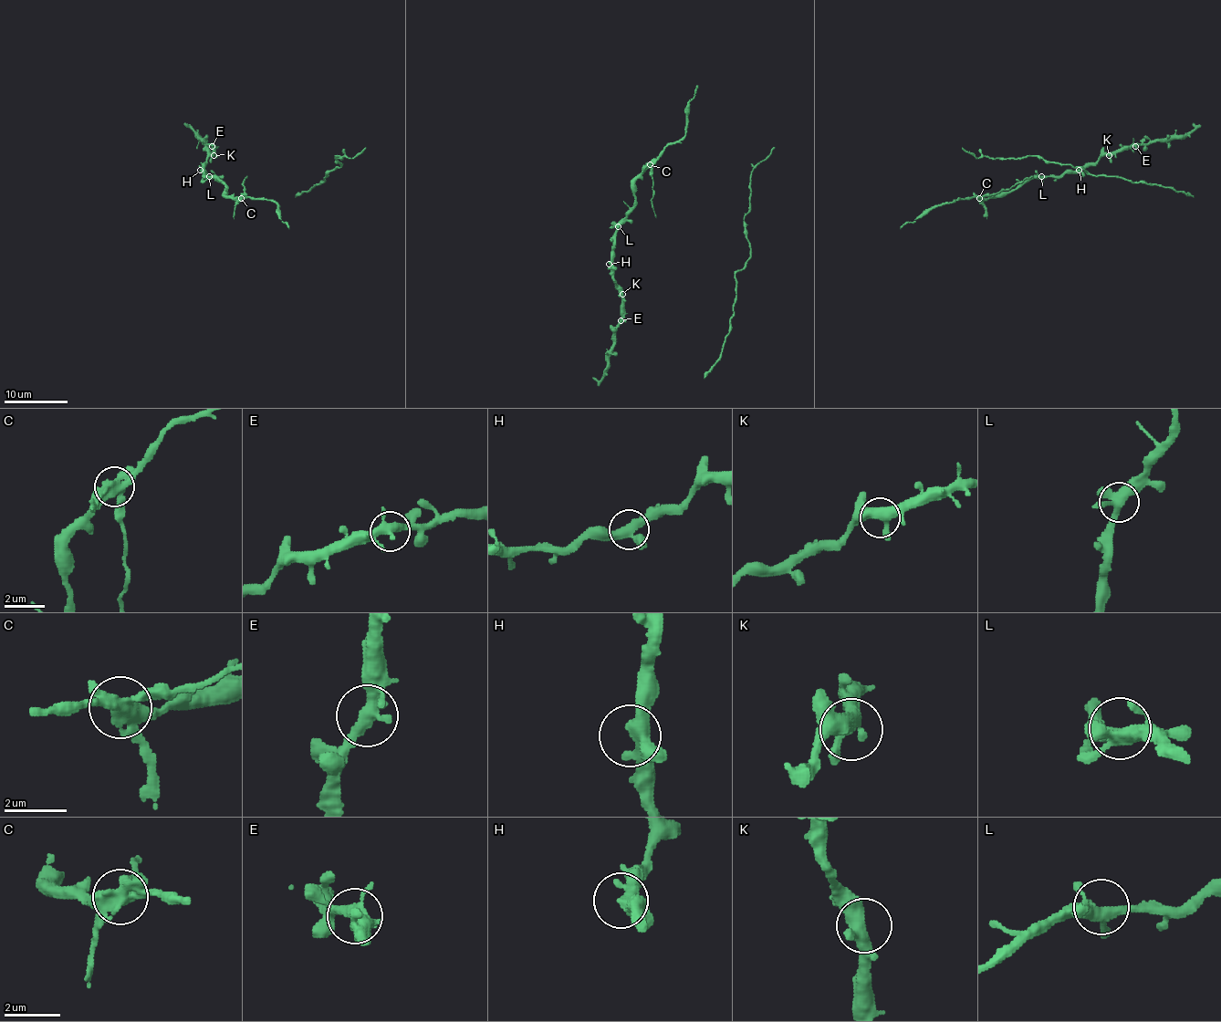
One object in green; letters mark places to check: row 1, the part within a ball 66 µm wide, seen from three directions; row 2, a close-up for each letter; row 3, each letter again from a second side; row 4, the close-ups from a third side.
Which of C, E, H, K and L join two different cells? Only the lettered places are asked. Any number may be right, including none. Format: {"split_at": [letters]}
{"split_at": ["C"]}

